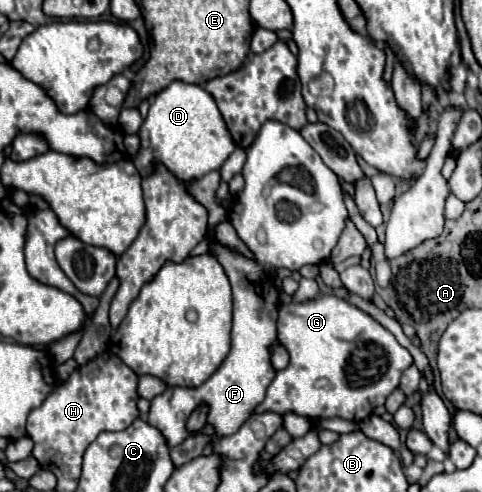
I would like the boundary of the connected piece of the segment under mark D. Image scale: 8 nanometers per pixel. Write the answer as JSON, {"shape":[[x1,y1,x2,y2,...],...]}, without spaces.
{"shape":[[172,82,154,96,138,136,140,150,134,156,134,166,140,176,150,172,152,162,162,162,182,180,202,178,210,170,220,170,236,148,214,98,203,86,186,82]]}

